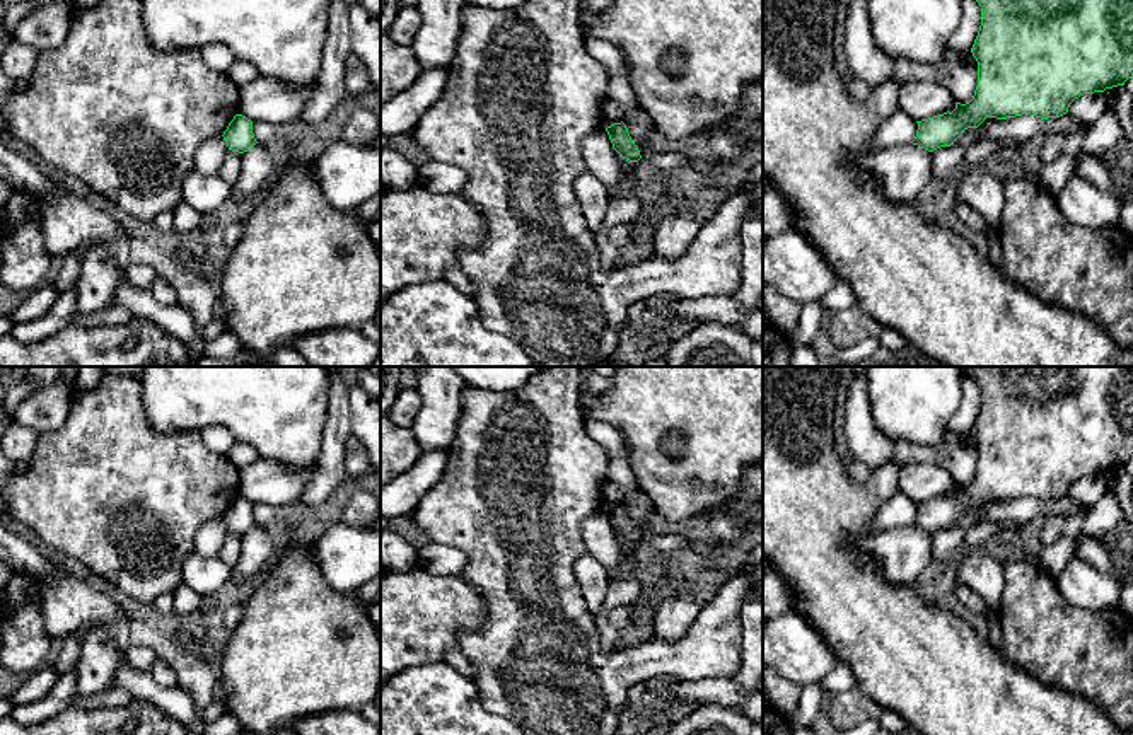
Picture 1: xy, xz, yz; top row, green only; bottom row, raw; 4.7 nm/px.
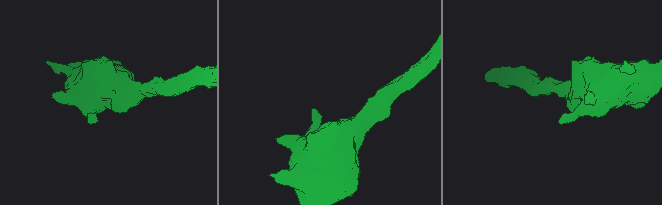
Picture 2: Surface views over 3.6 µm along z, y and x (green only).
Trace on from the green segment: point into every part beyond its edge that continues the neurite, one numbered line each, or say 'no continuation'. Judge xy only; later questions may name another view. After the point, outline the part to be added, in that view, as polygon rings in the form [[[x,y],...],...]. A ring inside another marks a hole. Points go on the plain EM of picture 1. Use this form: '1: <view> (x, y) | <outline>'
no continuation

